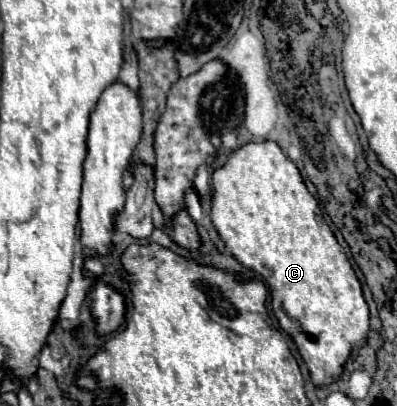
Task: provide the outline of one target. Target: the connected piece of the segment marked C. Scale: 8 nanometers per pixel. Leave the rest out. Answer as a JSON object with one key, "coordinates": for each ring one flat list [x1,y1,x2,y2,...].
{"coordinates":[[250,141,232,151,222,167,214,169,210,199,210,217,218,235,242,265,262,275,270,285,272,311,280,321,280,327,294,339,310,369,314,385,324,385,338,379,352,349,364,345,370,315,362,297,360,281,330,227,322,223,324,219,320,215,318,201,308,193,298,167,282,153,276,141]]}

